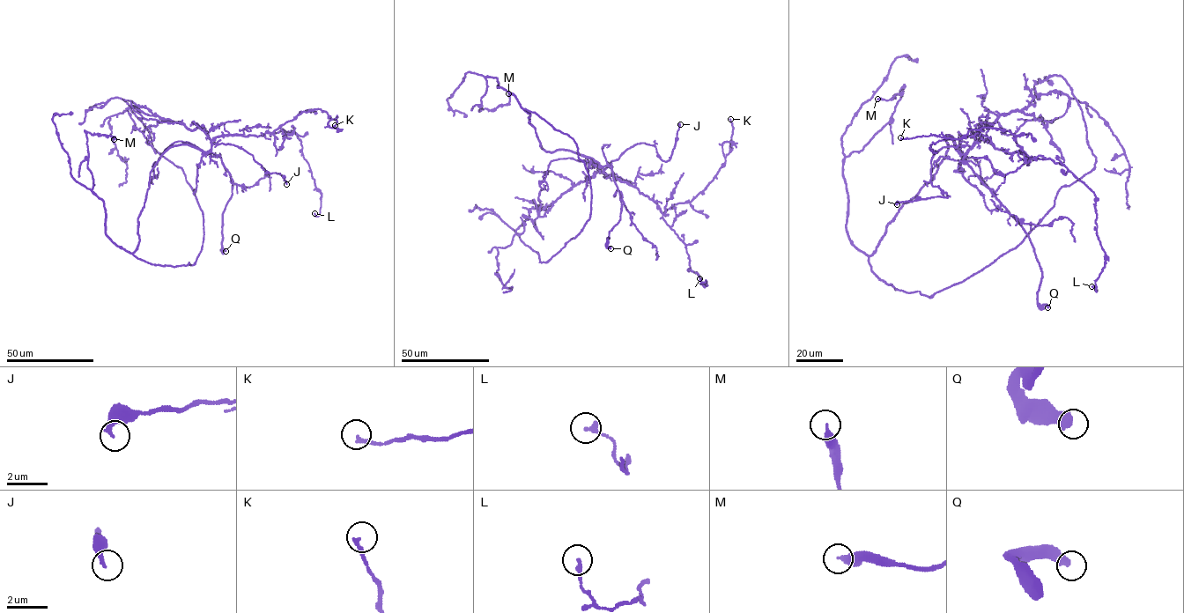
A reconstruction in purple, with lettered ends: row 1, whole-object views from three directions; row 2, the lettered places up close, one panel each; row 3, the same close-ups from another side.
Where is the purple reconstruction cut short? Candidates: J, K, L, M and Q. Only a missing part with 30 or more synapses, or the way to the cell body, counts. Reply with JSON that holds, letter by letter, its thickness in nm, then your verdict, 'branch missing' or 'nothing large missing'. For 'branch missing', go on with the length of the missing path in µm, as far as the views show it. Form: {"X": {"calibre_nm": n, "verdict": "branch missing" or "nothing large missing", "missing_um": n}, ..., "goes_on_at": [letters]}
{"J": {"calibre_nm": 240, "verdict": "nothing large missing"}, "K": {"calibre_nm": 200, "verdict": "nothing large missing"}, "L": {"calibre_nm": 220, "verdict": "nothing large missing"}, "M": {"calibre_nm": 320, "verdict": "nothing large missing"}, "Q": {"calibre_nm": 440, "verdict": "branch missing", "missing_um": 6}, "goes_on_at": ["Q"]}

